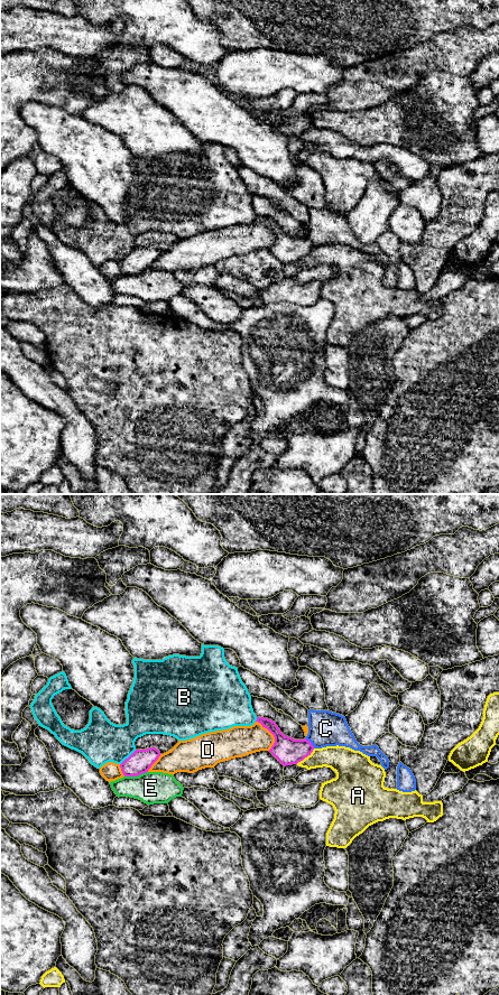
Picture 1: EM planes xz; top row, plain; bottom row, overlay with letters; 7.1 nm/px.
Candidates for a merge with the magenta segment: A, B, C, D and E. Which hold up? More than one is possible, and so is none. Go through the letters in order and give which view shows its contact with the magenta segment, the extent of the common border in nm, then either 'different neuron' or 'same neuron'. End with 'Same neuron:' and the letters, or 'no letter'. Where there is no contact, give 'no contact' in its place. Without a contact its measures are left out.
A: xz | 170 nm | different neuron
B: xz | 160 nm | different neuron
C: xz | 100 nm | different neuron
D: xz | 240 nm | different neuron
E: xz | 170 nm | different neuron
Same neuron: no letter

